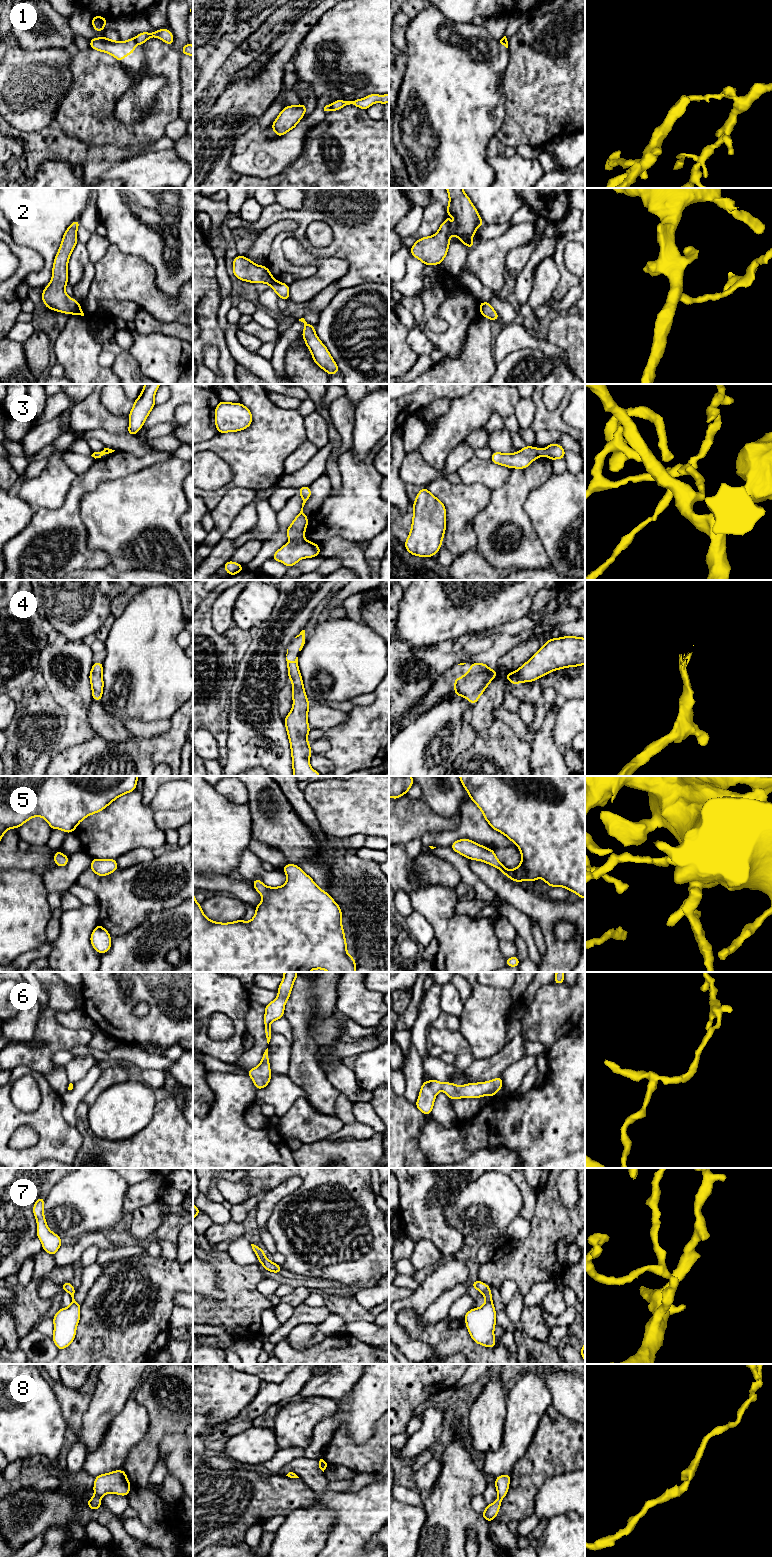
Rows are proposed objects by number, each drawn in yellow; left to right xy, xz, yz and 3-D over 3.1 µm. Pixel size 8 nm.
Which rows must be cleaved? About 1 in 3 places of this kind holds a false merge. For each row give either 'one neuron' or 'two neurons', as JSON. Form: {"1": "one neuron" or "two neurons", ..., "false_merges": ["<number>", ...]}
{"1": "two neurons", "2": "two neurons", "3": "two neurons", "4": "one neuron", "5": "one neuron", "6": "one neuron", "7": "one neuron", "8": "one neuron", "false_merges": ["1", "2", "3"]}

